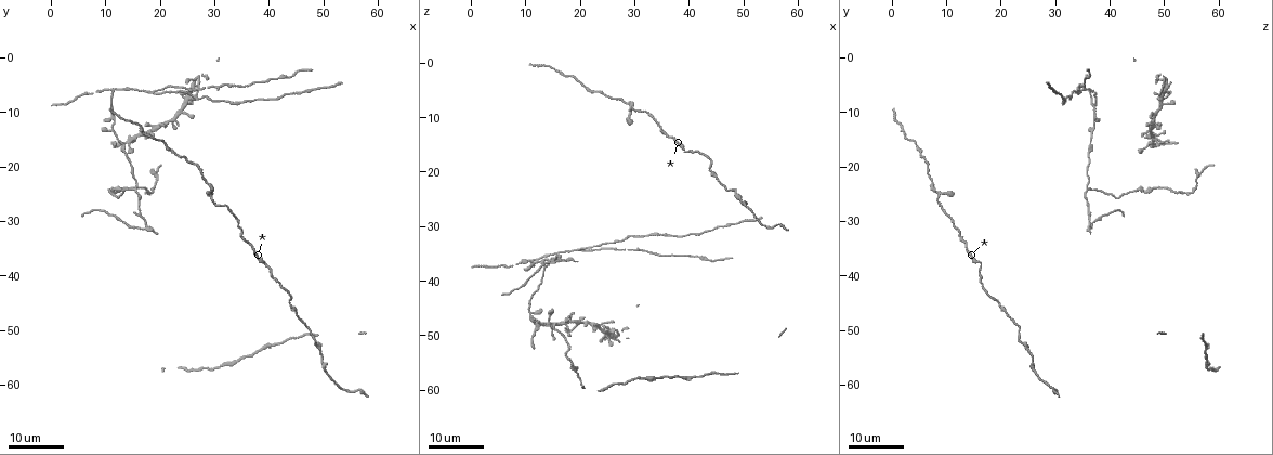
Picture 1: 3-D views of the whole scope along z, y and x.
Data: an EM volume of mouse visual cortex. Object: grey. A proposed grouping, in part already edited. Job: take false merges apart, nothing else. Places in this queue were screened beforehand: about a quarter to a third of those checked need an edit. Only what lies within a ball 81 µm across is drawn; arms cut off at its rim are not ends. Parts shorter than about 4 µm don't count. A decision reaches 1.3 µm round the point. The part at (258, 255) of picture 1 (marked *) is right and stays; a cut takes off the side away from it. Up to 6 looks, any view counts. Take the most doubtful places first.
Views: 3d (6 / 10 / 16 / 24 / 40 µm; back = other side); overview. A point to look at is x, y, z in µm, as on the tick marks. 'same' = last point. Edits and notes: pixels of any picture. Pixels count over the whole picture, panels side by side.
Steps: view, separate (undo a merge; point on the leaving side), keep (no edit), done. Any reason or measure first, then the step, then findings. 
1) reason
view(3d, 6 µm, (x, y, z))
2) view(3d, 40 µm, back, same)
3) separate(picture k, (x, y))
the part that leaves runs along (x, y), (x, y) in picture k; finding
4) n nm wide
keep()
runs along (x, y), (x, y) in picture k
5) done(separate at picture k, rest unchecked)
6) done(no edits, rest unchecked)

three-way junction
view(3d, 24 µm, (29.0, 25.0, 8.5))

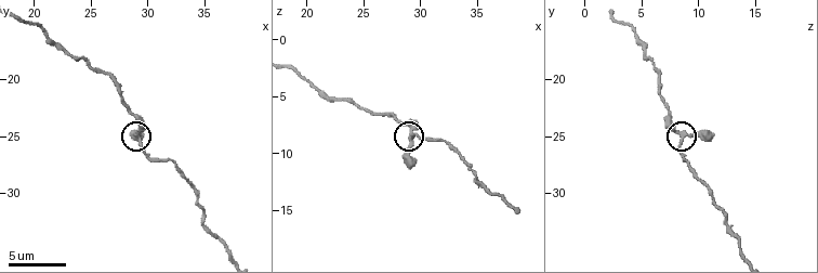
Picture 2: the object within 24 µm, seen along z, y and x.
closer look
view(3d, 6 µm, (29.2, 24.6, 8.6))

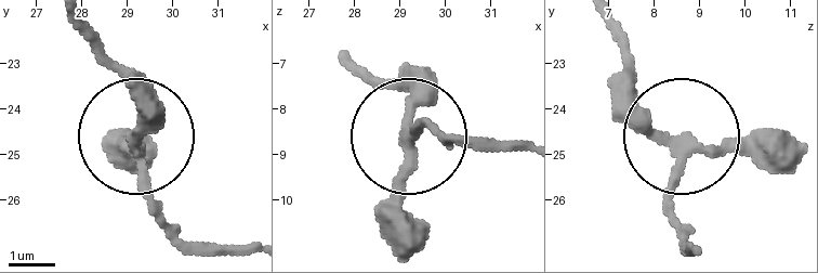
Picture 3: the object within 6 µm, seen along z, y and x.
3 arms
keep()
continuous, no second neuron

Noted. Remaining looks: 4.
a fork
view(3d, 24 µm, (11.0, 6.5, 36.5))

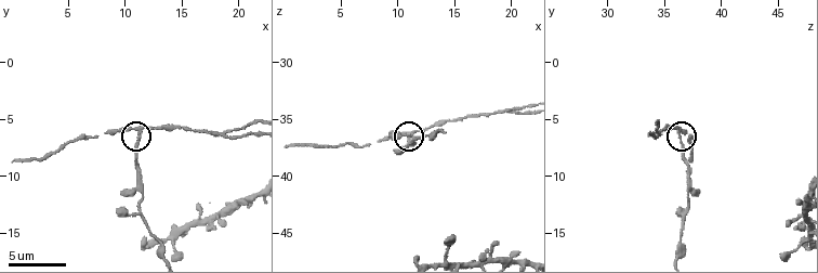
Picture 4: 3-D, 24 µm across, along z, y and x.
view(3d, 6 µm, (11.4, 6.2, 36.2))

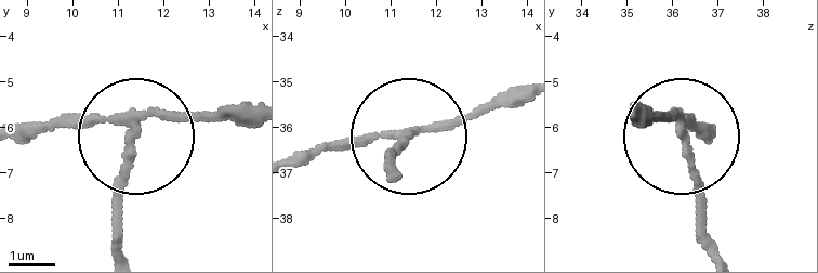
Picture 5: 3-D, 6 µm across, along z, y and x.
140 nm wide
separate(picture 5, (121, 189))
the part that leaves runs along (135, 131), (123, 244) in picture 5; two neurons meet here

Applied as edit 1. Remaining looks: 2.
view(3d, 24 µm, (33.5, 4.5, 34.5))

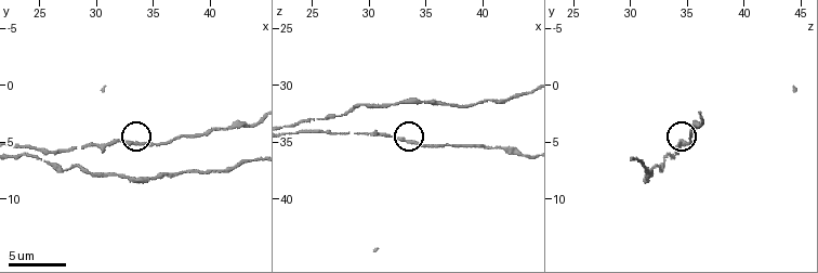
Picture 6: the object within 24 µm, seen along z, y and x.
view(3d, 6 µm, (33.6, 5.0, 35.0))

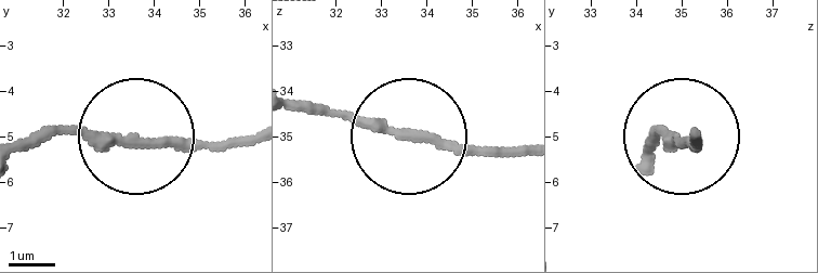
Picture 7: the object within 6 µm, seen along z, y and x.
side arm 17 µm
keep()
runs along (295, 104), (524, 151) in picture 7; one neuron here

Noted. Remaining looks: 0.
done(separate at picture 5, rest unchecked)

